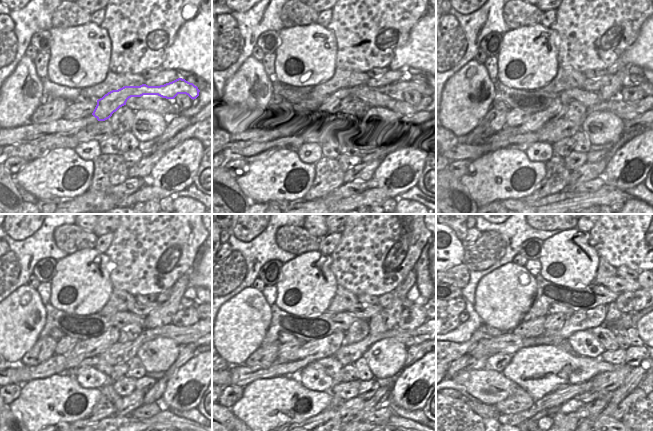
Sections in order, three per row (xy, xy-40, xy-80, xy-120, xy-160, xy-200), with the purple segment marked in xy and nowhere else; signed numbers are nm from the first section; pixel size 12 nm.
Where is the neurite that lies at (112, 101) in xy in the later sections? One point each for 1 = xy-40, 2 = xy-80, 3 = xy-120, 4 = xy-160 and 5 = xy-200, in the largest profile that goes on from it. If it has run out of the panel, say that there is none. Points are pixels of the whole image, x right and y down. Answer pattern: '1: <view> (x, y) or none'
1: xy-40 (332, 105)
2: xy-80 (558, 108)
3: xy-120 (92, 347)
4: xy-160 (308, 352)
5: xy-200 (538, 351)

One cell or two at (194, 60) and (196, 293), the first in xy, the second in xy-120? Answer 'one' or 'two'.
two

